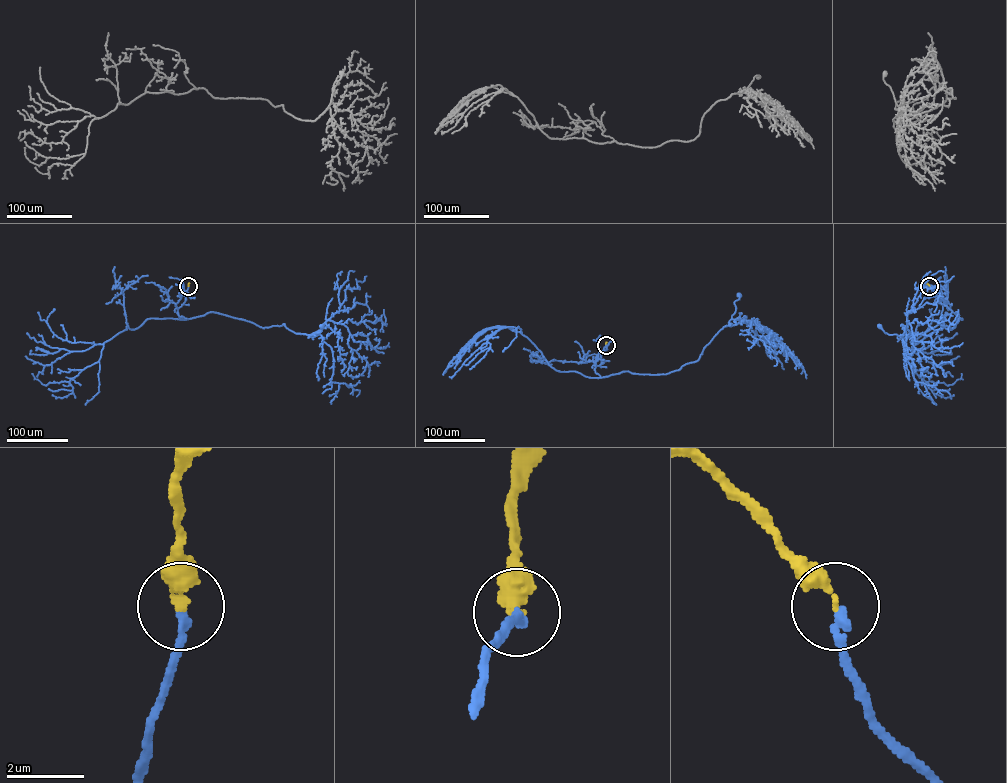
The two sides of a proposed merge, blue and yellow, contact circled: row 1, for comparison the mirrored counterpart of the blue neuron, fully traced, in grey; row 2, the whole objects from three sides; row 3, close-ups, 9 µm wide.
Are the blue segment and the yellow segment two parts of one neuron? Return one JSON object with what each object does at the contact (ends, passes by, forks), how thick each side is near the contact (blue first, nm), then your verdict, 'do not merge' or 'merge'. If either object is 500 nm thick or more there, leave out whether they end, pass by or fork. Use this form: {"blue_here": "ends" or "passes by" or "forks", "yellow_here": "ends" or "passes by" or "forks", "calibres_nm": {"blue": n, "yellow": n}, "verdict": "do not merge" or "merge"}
{"blue_here": "ends", "yellow_here": "ends", "calibres_nm": {"blue": 240, "yellow": 320}, "verdict": "merge"}

